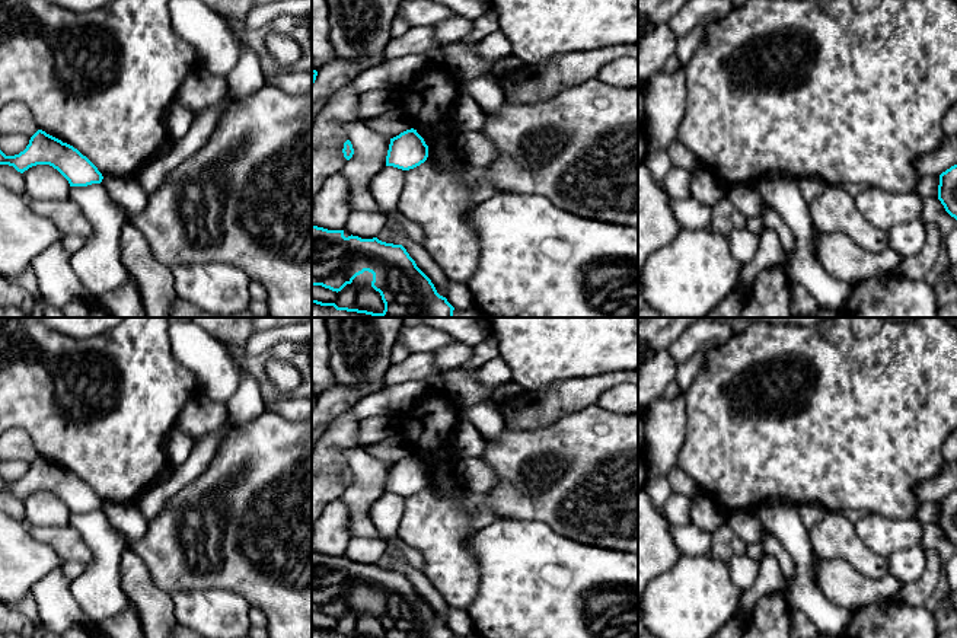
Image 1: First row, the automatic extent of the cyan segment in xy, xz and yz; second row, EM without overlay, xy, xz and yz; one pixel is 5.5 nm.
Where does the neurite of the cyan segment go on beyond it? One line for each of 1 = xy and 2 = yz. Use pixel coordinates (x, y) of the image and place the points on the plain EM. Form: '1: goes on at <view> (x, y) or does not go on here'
1: does not go on here
2: does not go on here

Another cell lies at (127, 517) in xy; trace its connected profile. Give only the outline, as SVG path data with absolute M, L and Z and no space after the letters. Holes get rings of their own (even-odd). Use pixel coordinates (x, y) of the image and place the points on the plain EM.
M103 503L102 508L109 521L119 527L127 539L138 542L147 530L146 517L134 507L134 504Z

